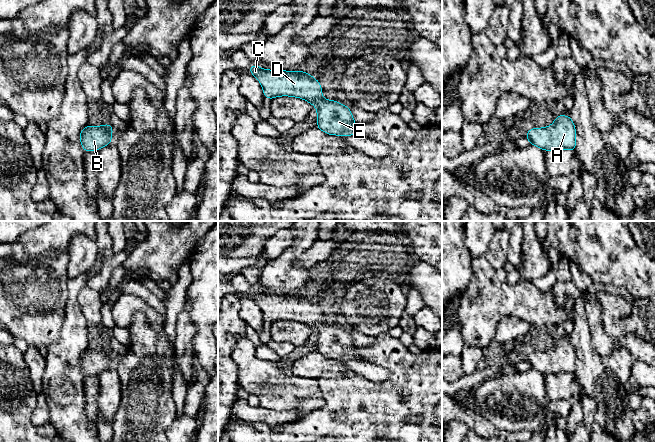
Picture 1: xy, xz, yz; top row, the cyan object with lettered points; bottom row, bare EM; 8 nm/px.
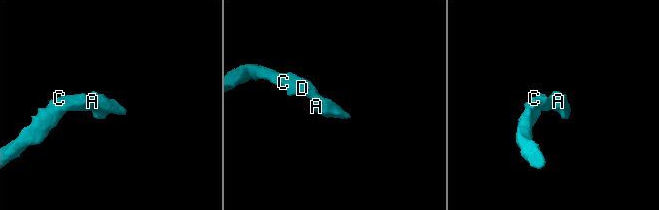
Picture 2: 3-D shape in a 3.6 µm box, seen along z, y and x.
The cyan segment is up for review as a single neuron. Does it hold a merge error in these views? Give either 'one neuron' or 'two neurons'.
one neuron

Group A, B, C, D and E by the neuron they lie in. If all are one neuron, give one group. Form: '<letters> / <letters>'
A B C D E

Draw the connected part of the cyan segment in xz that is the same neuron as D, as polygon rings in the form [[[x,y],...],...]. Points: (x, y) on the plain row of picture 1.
[[[253,288],[249,296],[261,307],[267,323],[278,320],[298,321],[317,332],[317,352],[329,359],[359,359],[349,330],[336,324],[324,324],[320,306],[301,294],[283,295],[261,293]]]

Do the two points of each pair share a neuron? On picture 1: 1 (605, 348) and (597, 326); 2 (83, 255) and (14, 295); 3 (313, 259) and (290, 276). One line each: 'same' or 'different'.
1: same
2: different
3: different

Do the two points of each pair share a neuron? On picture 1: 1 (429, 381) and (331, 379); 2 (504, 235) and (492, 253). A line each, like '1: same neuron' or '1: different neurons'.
1: same neuron
2: same neuron

